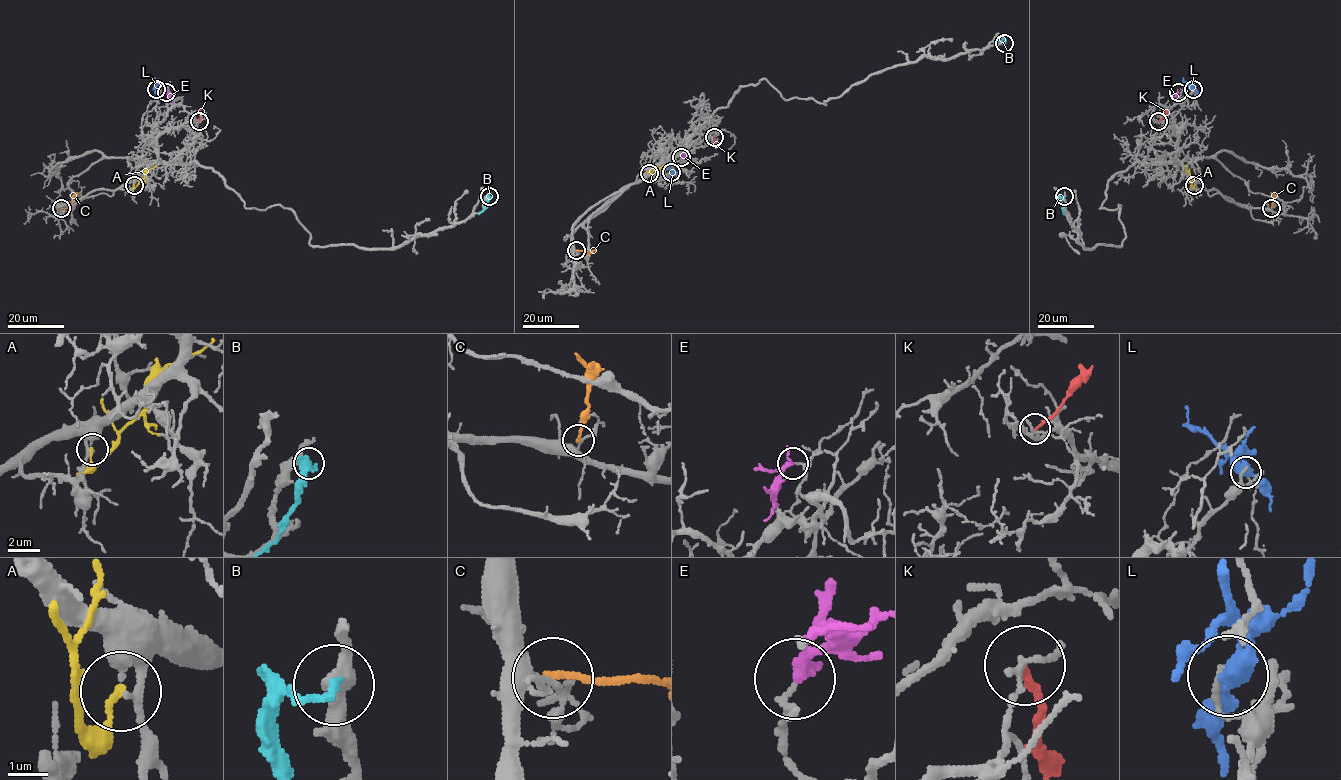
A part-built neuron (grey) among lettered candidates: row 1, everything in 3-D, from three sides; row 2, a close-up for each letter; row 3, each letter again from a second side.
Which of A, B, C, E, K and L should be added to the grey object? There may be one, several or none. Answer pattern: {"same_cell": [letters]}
{"same_cell": []}

